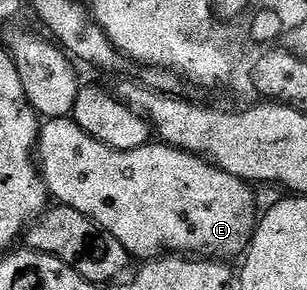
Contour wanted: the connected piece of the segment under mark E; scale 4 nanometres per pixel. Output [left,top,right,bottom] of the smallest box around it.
[35,117,258,261]

